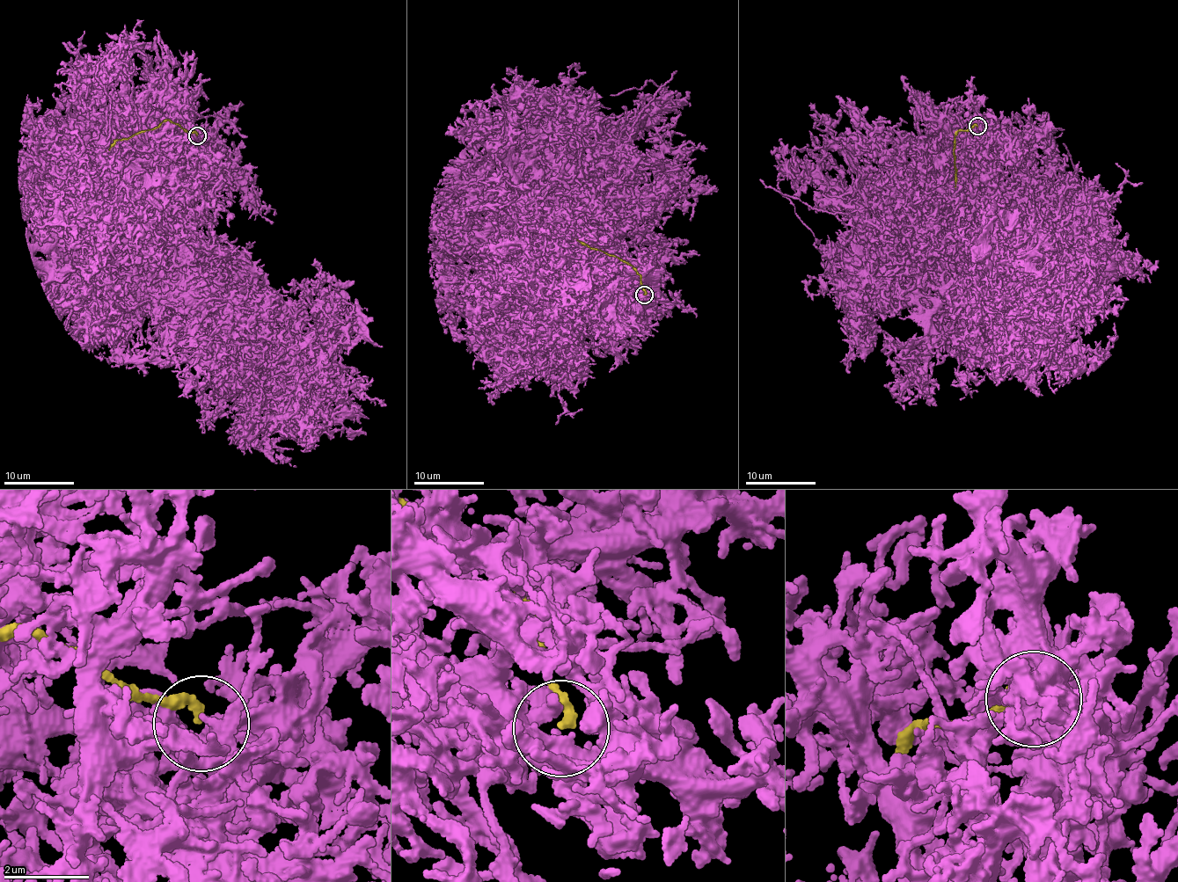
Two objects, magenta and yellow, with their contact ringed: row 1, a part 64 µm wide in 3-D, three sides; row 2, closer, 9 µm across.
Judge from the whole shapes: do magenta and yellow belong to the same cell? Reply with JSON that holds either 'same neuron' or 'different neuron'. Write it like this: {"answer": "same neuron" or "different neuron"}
{"answer": "different neuron"}

